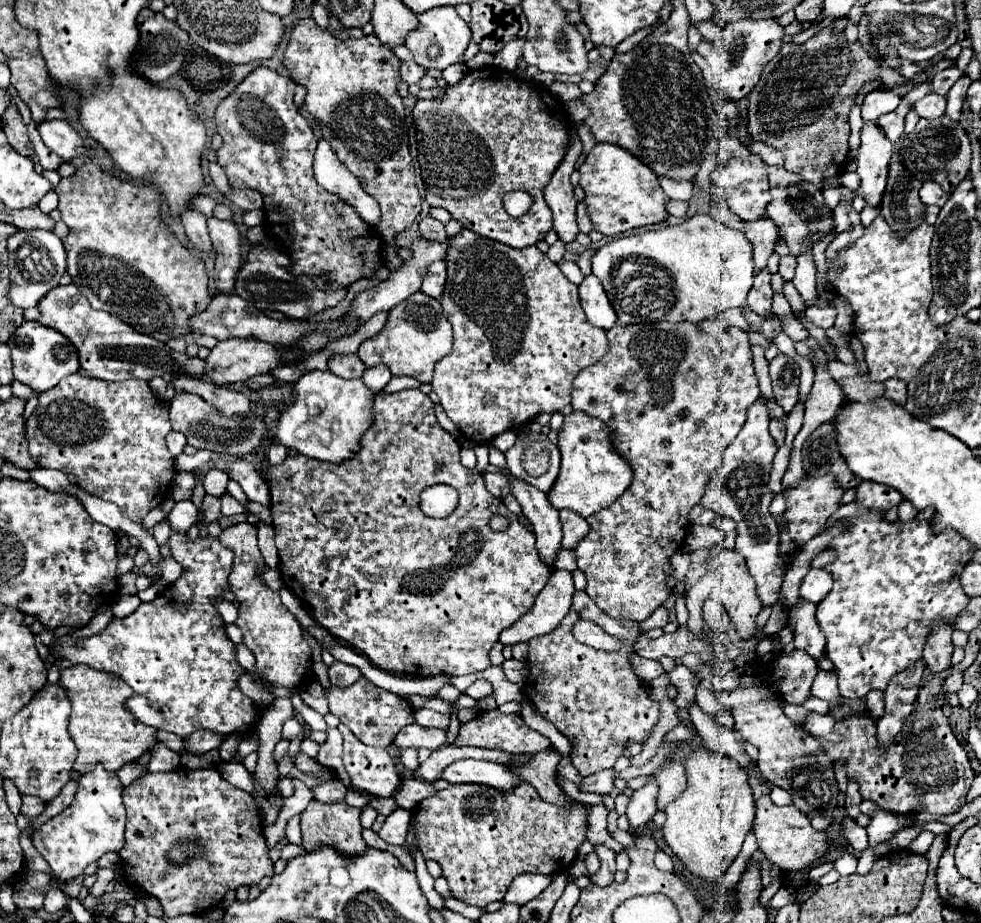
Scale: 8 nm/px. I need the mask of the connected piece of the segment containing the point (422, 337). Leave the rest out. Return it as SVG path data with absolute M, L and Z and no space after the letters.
M417 291L389 311L385 327L377 335L365 339L357 355L367 367L385 363L393 375L411 375L421 383L429 383L433 365L451 351L451 339L451 323L443 315L439 299Z

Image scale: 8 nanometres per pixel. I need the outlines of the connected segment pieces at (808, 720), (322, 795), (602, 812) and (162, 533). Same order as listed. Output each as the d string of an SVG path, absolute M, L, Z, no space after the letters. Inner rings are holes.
M811 711L799 725L805 727L807 733L811 733L811 735L823 735L823 737L829 739L829 741L839 741L839 737L831 735L833 723L835 723L833 715L821 715L821 713Z
M335 779L335 781L329 781L329 783L321 783L321 785L313 787L311 791L313 791L315 799L329 803L329 801L341 801L345 797L347 787L339 779Z
M593 805L589 811L589 829L587 829L587 839L597 845L603 843L607 847L611 847L615 853L619 853L623 849L623 845L619 845L609 833L607 833L607 809L605 805Z
M161 521L157 527L153 527L153 537L155 537L155 541L159 543L159 545L165 545L167 541L169 541L169 535L171 535L171 527L169 527L169 523L167 521Z

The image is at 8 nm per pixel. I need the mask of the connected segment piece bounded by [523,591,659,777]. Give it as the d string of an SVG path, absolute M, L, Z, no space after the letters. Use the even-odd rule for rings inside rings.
M575 591L573 605L559 627L529 641L527 679L531 681L525 681L523 691L545 719L557 725L561 733L577 741L571 763L581 777L613 767L615 759L623 755L627 741L643 743L659 719L659 705L647 697L645 683L639 681L629 663L629 653L633 651L637 635L641 635L639 623L611 619L595 607L595 601L585 591ZM577 621L593 621L607 633L621 633L621 639L627 643L615 653L587 647L573 637L573 625Z

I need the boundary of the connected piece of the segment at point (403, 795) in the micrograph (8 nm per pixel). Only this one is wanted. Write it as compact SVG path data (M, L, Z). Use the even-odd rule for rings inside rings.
M405 778L402 779L401 785L394 795L394 800L399 807L411 810L423 799L435 795L438 791L416 779Z

